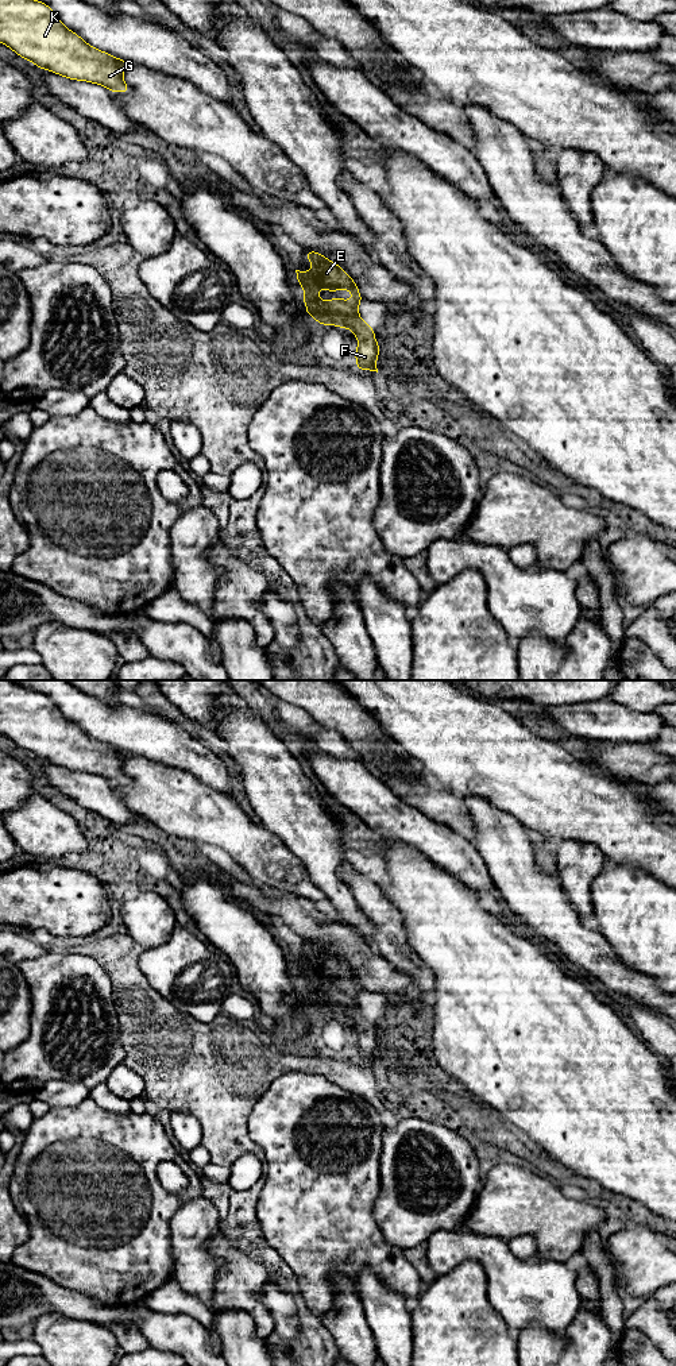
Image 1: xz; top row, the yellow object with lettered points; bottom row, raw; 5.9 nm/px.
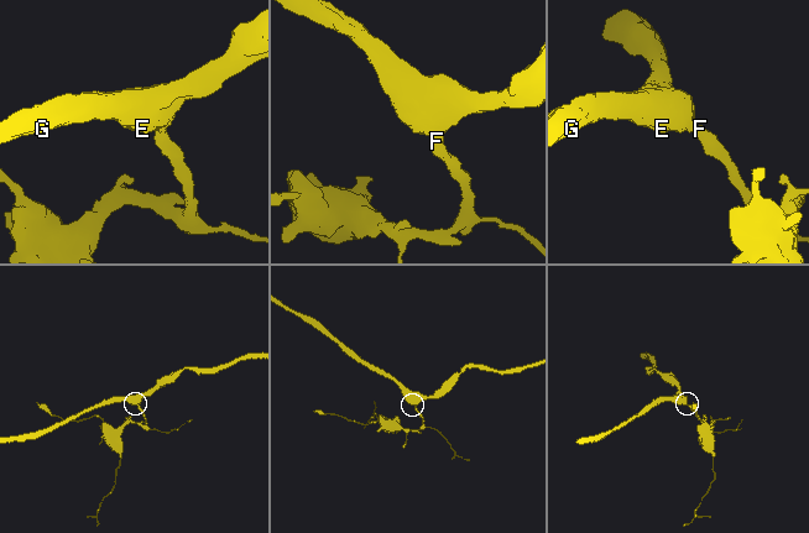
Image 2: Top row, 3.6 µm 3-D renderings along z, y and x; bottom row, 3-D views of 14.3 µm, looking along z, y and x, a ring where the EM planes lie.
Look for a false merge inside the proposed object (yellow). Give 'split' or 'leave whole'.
leave whole

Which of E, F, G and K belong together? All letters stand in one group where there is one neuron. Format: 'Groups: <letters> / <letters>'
Groups: E F G K

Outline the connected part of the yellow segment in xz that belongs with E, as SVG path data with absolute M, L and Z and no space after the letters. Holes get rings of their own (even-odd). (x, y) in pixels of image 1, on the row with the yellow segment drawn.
M305 251L305 258L314 266L309 271L297 273L298 285L306 292L301 301L306 304L305 312L321 325L337 325L339 328L349 328L355 337L360 342L356 347L356 368L376 371L376 358L381 347L375 340L372 325L366 324L359 316L359 302L362 297L359 288L354 279L340 266L318 251ZM327 289L336 292L347 289L354 294L351 301L335 297L332 301L322 301L316 292Z

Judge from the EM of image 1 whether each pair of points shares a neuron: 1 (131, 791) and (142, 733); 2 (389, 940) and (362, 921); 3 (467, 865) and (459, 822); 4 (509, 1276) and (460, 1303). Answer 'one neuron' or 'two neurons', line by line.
1: two neurons
2: two neurons
3: two neurons
4: two neurons

